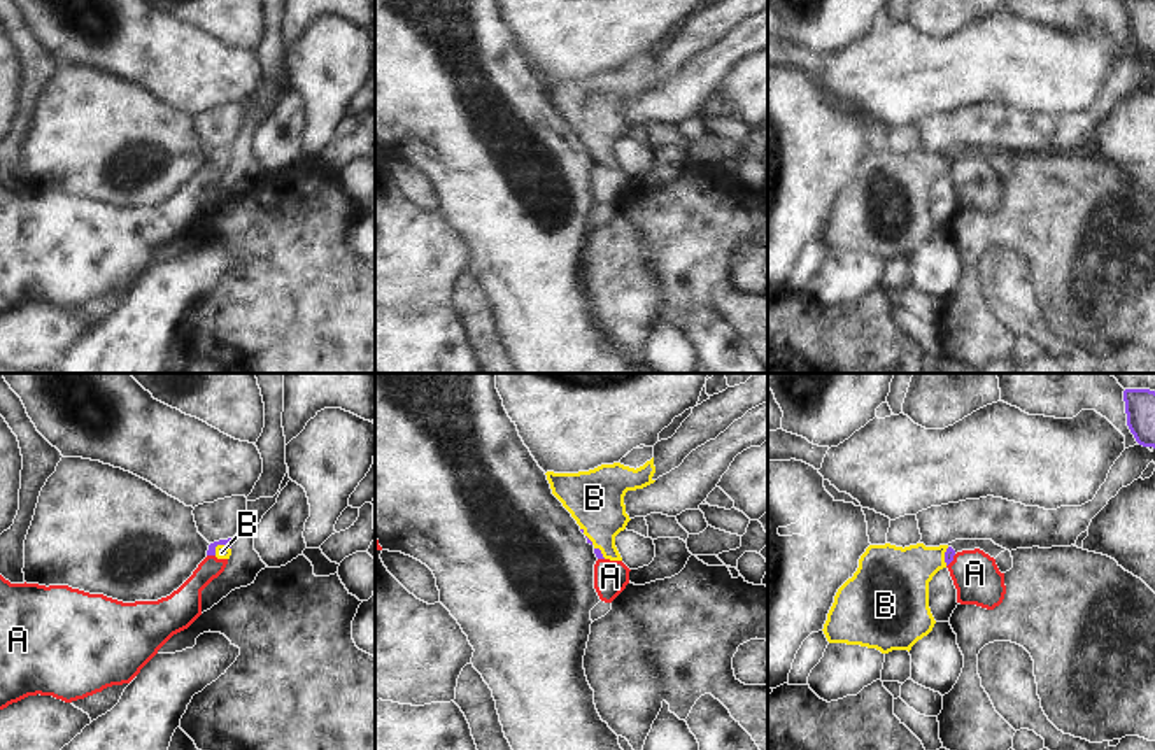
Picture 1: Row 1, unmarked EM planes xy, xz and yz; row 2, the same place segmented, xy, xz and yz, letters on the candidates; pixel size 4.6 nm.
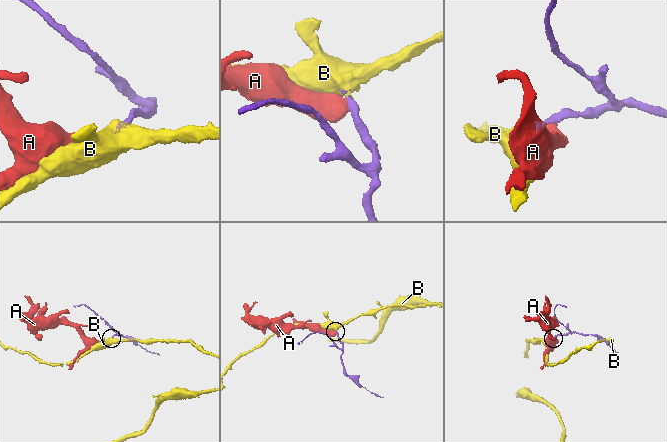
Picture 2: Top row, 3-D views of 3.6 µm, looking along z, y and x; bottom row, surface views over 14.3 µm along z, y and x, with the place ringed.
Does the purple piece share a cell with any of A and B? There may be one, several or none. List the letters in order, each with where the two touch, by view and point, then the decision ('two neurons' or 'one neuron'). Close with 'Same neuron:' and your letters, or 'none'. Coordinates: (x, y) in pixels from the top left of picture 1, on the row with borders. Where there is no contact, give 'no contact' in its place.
A: xy (211, 554) | two neurons
B: xy (219, 544) | one neuron
Same neuron: B

